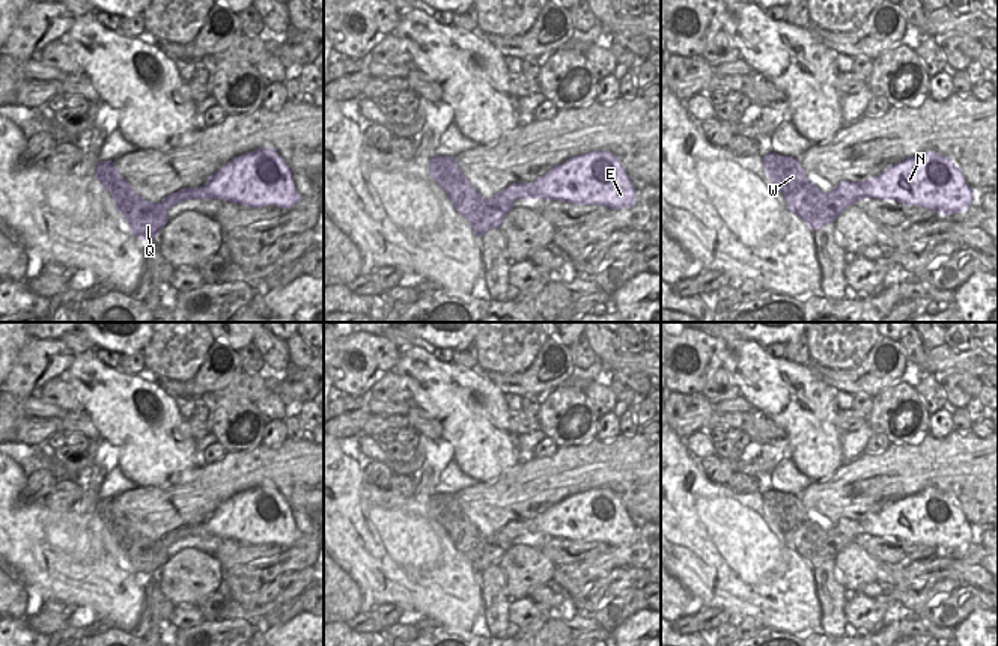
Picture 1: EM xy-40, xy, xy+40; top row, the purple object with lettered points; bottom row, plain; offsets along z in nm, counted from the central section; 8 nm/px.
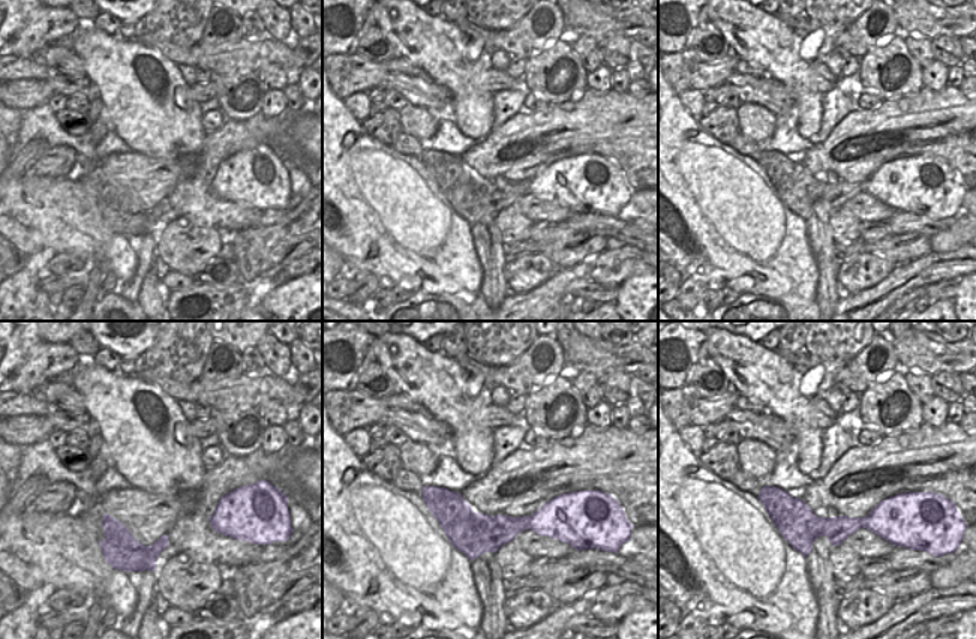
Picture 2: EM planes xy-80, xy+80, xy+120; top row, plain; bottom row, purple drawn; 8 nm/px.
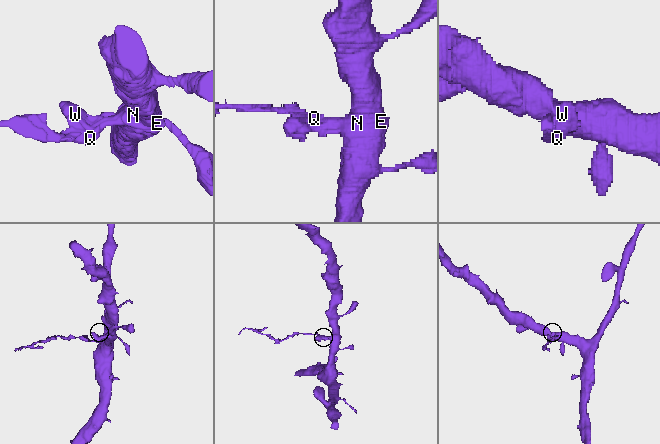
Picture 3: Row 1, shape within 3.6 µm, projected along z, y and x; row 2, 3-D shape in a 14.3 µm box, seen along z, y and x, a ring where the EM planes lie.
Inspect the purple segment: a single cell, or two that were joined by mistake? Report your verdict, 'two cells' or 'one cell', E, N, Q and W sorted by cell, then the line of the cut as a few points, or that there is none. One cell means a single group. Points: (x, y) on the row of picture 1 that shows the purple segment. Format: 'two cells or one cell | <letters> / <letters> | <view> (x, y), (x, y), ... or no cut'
two cells | E N / Q W | xy+40 (855, 182), (870, 198)

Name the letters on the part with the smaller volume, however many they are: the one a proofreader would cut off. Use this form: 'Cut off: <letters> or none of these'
Cut off: Q, W

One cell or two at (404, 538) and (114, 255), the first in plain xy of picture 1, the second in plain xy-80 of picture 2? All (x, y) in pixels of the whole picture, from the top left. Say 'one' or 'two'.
one

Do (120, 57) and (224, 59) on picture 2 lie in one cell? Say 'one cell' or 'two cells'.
two cells

